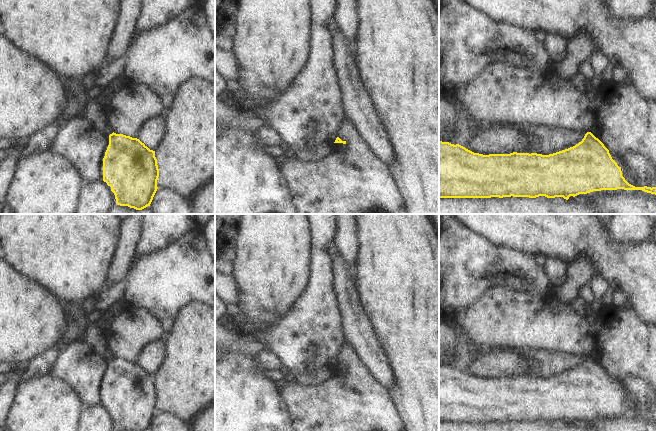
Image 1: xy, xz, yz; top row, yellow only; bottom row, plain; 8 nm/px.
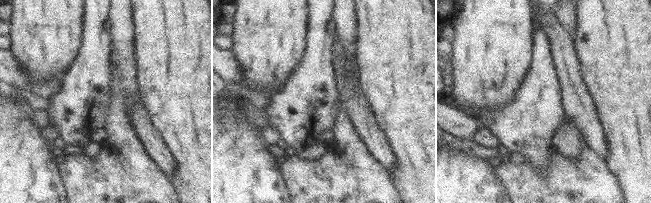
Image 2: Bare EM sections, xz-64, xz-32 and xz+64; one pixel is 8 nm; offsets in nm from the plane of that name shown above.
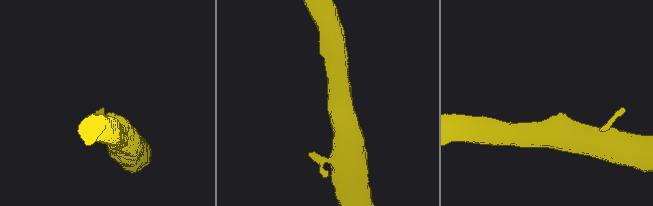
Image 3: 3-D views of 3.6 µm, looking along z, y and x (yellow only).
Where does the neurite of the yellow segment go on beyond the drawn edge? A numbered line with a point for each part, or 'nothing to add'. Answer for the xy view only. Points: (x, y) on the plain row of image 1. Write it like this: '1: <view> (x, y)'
nothing to add

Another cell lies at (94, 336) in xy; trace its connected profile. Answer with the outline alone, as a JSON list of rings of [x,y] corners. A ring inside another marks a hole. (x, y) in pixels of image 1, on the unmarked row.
[[[94,320],[86,328],[83,341],[91,345],[98,354],[109,359],[113,357],[105,332],[95,326]]]

